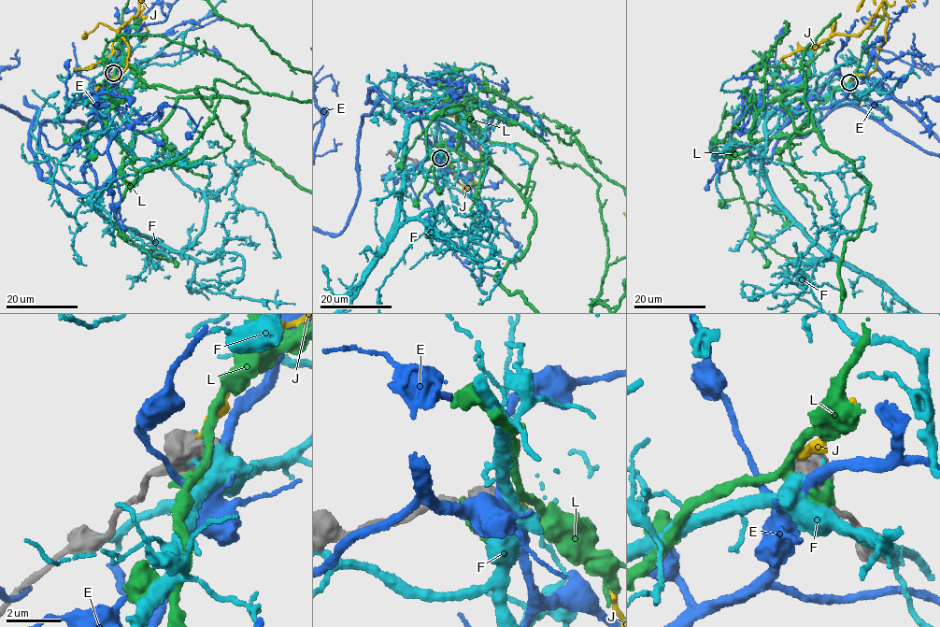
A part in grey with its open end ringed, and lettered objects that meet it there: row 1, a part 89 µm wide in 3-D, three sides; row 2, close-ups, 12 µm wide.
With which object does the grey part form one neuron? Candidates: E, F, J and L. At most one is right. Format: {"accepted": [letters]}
{"accepted": []}

